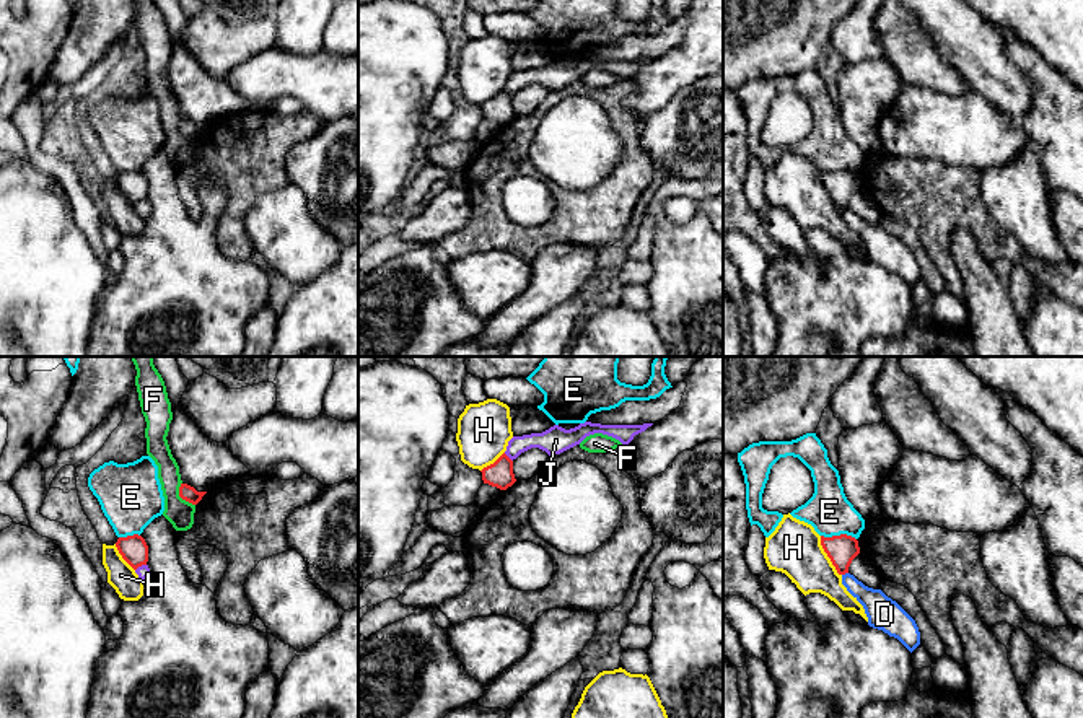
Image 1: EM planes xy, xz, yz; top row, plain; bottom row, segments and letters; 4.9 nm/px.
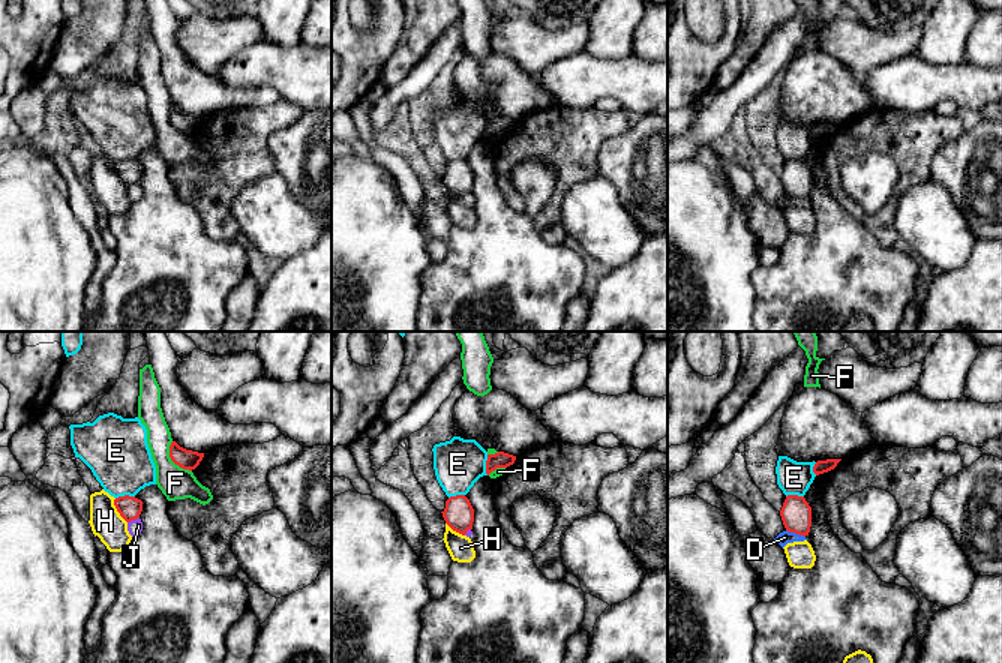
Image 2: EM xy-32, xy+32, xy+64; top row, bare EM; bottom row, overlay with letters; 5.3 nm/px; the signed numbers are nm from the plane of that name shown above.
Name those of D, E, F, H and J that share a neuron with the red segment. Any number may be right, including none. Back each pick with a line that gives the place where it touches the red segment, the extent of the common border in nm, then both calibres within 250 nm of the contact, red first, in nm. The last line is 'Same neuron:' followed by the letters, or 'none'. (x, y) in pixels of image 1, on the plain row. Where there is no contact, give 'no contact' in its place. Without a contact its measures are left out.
Same neuron: none

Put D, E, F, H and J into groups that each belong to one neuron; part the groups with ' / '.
D J / E / F / H

